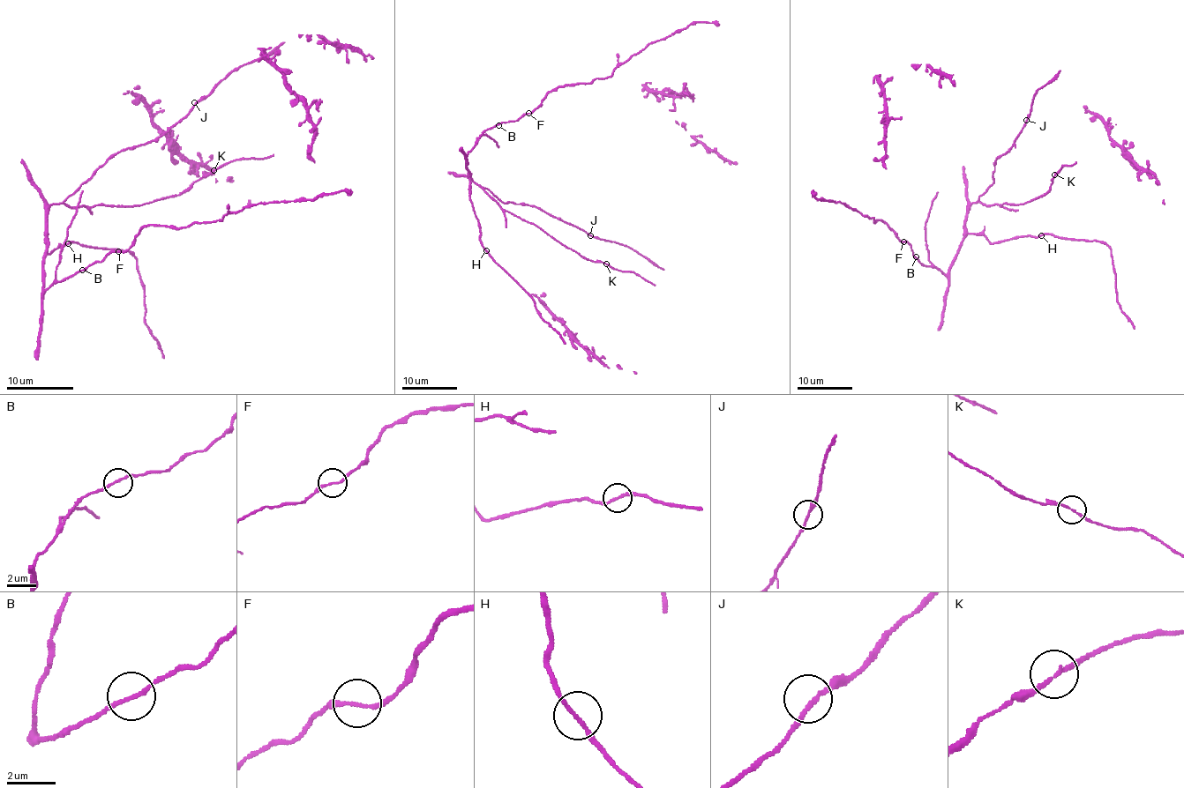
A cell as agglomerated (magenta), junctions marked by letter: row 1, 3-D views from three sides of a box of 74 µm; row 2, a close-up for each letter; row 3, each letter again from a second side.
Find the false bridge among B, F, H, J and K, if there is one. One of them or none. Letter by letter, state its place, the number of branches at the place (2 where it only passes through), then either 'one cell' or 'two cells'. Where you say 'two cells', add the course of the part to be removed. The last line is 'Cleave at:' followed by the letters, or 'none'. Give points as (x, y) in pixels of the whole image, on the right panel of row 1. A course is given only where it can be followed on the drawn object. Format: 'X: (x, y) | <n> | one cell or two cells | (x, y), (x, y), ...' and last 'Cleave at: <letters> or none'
B: (916, 256) | 2 | one cell
F: (903, 241) | 2 | one cell
H: (1041, 235) | 2 | one cell
J: (1026, 120) | 2 | one cell
K: (1054, 174) | 2 | one cell
Cleave at: none

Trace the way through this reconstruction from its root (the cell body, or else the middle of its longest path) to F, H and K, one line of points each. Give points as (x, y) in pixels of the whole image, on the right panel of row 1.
F: (914, 256), (911, 247), (903, 241)
H: (914, 256), (946, 274), (968, 234), (981, 234), (991, 242), (1041, 234)
K: (914, 256), (946, 274), (963, 237), (966, 209), (971, 203), (1022, 204), (1041, 196), (1055, 174)

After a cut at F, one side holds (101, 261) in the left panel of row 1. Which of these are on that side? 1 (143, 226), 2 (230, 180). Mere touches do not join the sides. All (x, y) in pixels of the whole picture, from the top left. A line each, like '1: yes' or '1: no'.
1: no
2: yes

